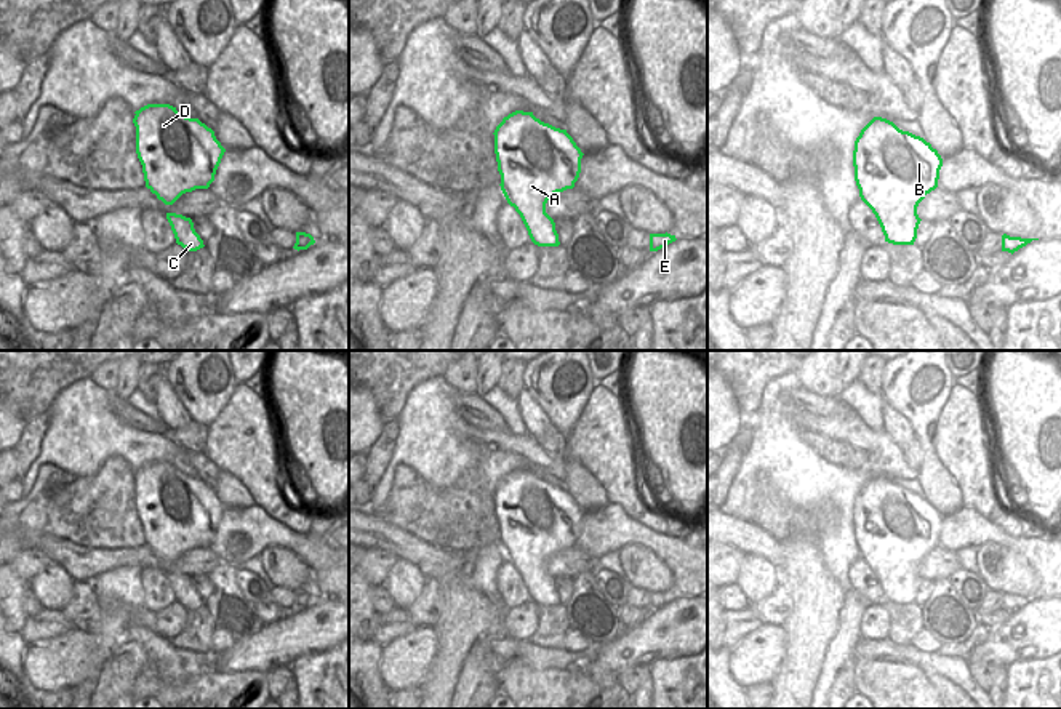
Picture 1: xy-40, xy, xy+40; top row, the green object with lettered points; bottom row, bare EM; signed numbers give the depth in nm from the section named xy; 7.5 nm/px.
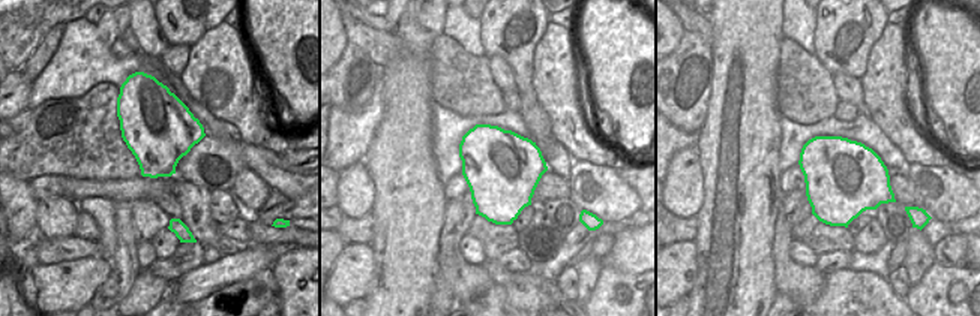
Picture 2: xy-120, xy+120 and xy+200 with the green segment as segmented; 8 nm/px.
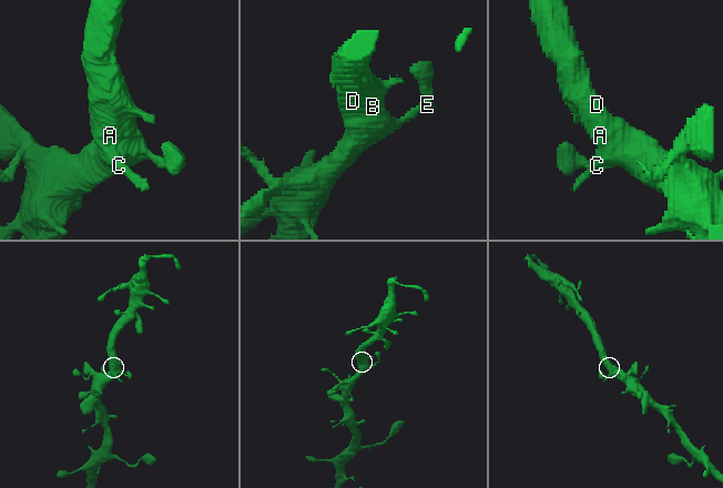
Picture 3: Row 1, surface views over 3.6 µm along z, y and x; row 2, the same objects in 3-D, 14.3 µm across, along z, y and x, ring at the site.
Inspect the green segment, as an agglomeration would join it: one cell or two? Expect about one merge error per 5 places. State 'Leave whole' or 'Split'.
Leave whole

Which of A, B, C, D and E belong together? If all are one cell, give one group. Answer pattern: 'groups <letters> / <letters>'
groups A B C D E

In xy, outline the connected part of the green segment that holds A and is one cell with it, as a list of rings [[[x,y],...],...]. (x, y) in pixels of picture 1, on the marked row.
[[[533,112],[509,114],[493,134],[507,203],[520,214],[535,245],[559,246],[546,203],[554,194],[575,187],[584,154],[567,130],[541,122]]]

